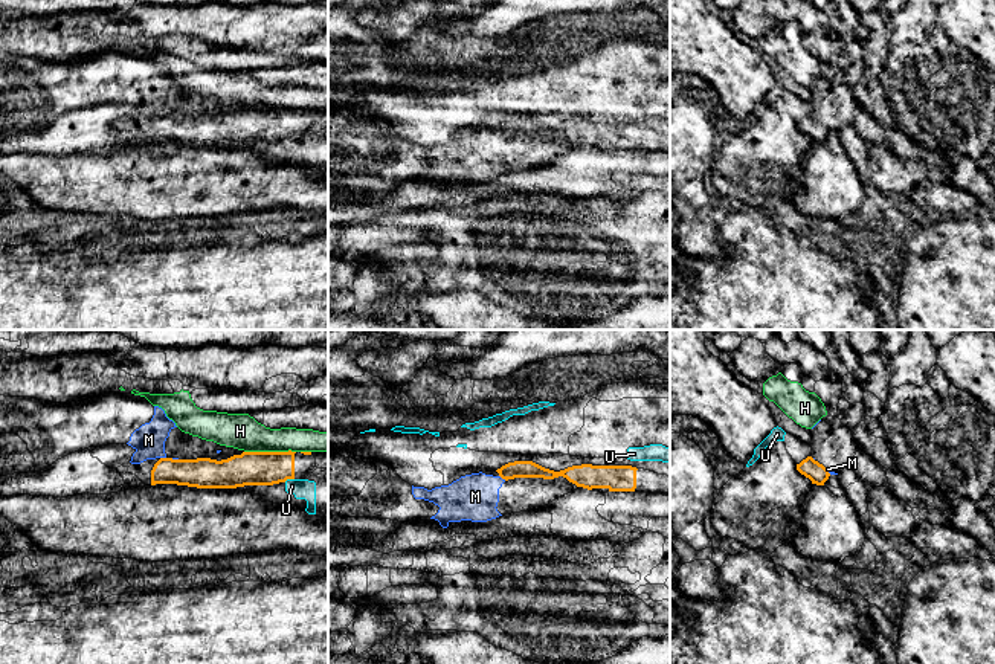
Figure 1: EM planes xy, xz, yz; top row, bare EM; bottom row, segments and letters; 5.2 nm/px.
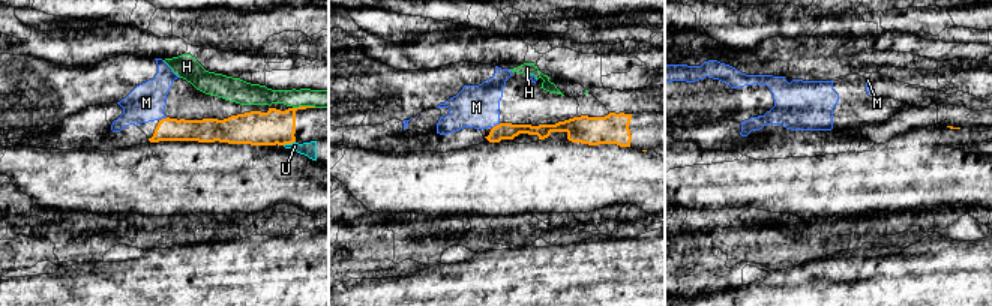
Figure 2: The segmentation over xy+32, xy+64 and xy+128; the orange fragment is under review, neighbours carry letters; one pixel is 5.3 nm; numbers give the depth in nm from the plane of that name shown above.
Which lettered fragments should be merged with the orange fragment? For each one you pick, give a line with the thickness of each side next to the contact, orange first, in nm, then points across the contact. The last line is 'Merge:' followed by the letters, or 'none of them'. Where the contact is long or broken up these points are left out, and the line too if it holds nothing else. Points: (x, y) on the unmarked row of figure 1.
M: calibres 100 and 240 nm; way xz (519, 127), (510, 128), (502, 136), (475, 154)
Merge: M

